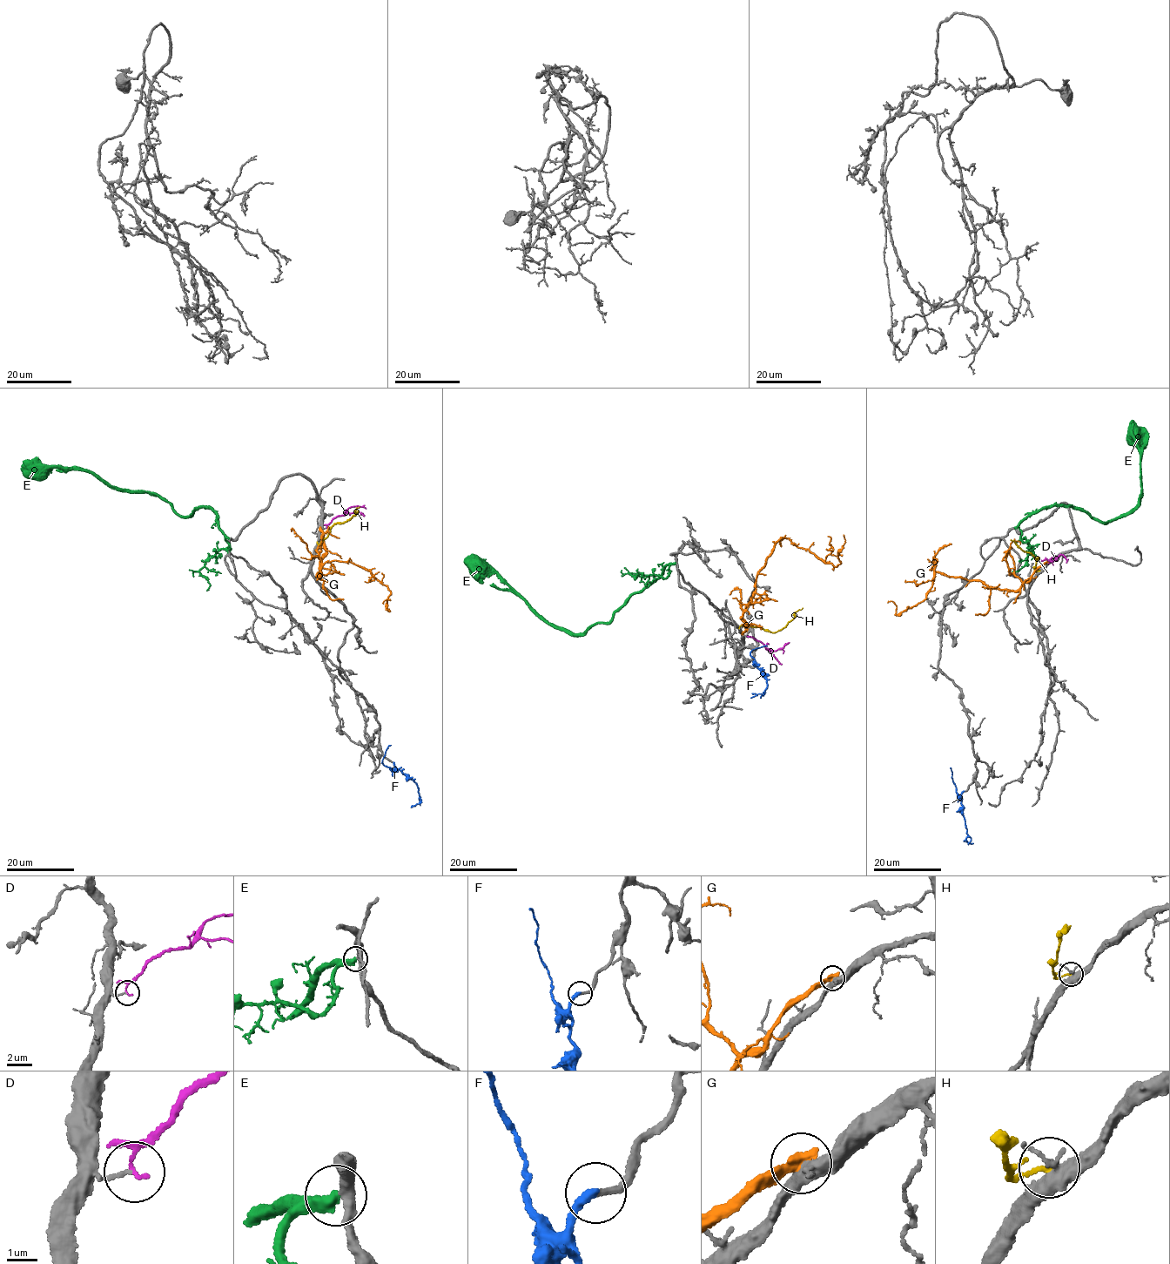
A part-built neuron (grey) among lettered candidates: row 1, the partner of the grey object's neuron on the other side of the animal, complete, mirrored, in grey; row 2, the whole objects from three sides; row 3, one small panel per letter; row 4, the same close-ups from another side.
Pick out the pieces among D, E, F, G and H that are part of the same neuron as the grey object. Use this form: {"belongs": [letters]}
{"belongs": ["F"]}

